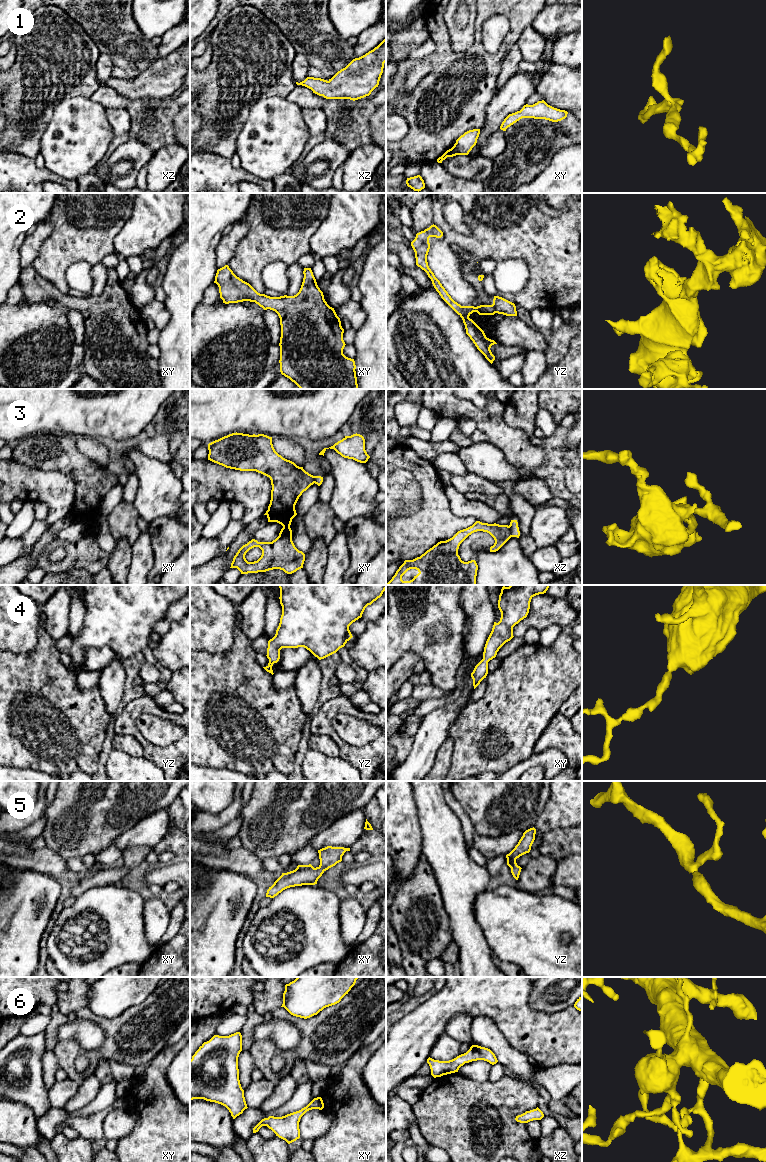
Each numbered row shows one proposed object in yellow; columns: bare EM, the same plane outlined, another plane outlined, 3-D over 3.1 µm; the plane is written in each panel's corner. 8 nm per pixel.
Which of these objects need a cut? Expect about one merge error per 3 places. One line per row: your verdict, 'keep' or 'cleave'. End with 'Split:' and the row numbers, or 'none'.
1: keep
2: keep
3: cleave
4: keep
5: keep
6: keep
Split: 3

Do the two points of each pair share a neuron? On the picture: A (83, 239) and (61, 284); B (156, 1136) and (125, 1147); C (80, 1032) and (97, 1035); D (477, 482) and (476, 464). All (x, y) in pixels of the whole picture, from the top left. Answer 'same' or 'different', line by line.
A: same
B: same
C: same
D: different

